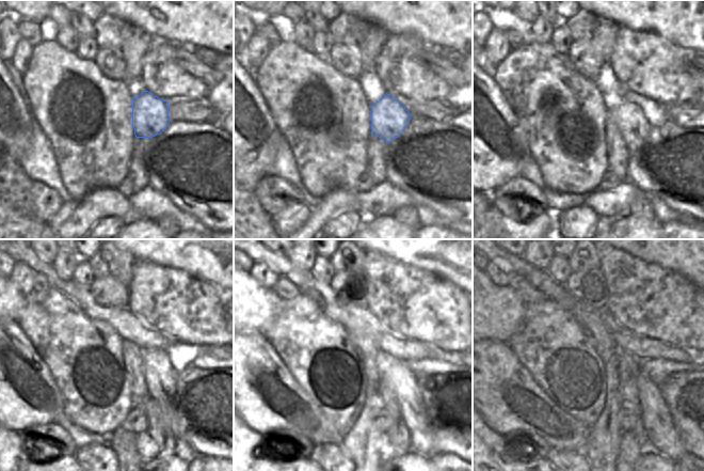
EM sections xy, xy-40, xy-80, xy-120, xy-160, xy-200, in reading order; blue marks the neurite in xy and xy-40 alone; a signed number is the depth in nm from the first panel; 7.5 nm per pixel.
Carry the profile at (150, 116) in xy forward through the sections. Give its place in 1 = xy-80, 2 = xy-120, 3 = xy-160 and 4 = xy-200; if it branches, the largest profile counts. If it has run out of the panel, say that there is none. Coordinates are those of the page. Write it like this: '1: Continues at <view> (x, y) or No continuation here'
1: Continues at xy-80 (634, 127)
2: Continues at xy-120 (160, 376)
3: Continues at xy-160 (397, 374)
4: Continues at xy-200 (658, 426).

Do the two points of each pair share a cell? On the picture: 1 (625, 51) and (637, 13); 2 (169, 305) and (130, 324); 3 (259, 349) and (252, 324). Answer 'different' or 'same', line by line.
1: different
2: different
3: different

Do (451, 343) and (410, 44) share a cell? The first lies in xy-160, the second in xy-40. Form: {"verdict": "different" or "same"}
{"verdict": "same"}

